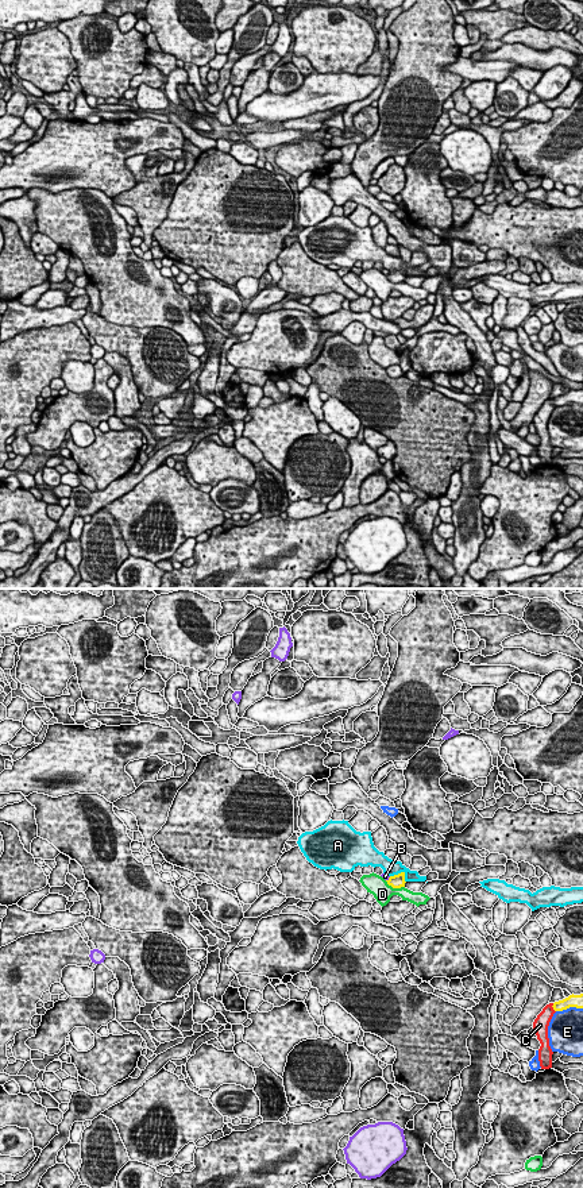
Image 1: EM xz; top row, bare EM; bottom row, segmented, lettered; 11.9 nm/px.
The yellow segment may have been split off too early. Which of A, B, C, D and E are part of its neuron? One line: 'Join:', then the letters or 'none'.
Join: none

